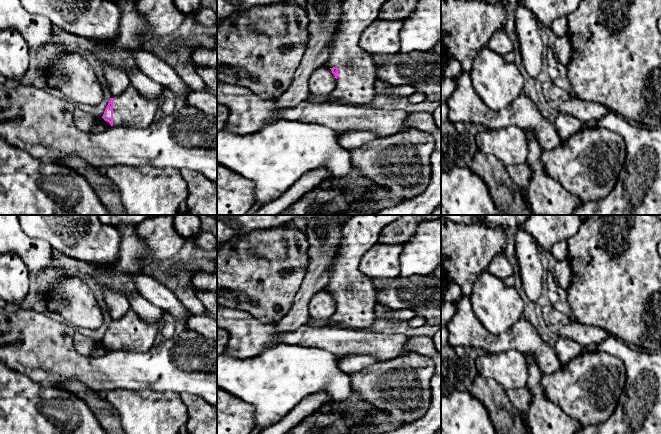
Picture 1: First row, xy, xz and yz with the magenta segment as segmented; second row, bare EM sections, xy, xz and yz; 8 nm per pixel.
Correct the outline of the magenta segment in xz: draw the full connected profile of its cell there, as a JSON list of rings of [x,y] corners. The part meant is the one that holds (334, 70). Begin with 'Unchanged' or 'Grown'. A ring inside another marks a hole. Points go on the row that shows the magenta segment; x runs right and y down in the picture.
Grown. [[[343,0],[340,3],[341,19],[329,43],[329,67],[337,79],[337,86],[328,96],[309,95],[307,101],[312,103],[325,103],[331,99],[341,101],[348,105],[371,104],[375,96],[376,62],[373,56],[359,46],[359,39],[364,29],[377,19],[382,5],[388,0]]]

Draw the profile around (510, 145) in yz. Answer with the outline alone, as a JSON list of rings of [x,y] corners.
[[[517,126],[479,132],[478,149],[499,159],[505,166],[527,162],[530,152],[527,135]]]

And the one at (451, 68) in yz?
[[[447,54],[445,60],[442,63],[441,75],[447,78],[455,78],[462,72],[459,61]]]

